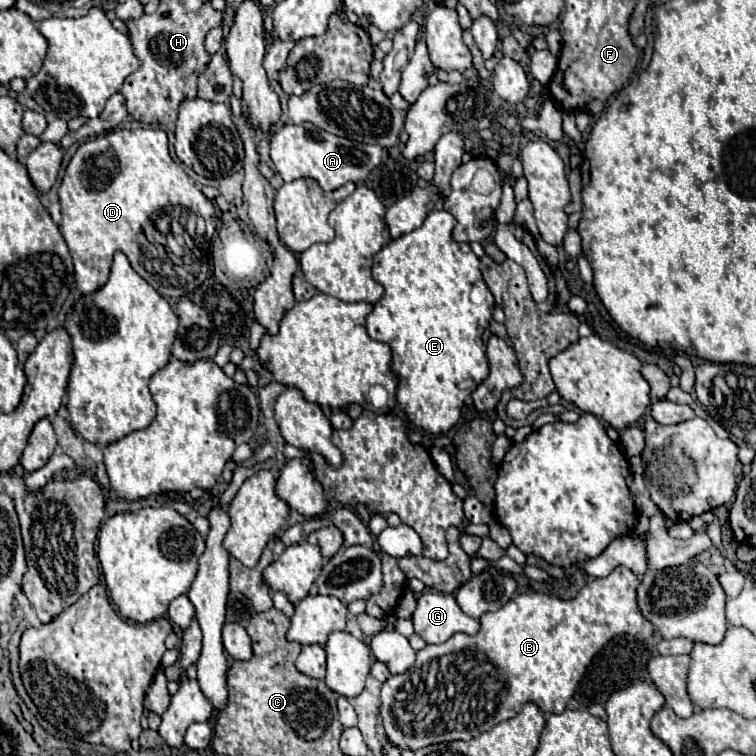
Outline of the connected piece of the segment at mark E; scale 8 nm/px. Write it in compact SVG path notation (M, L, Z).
M430 212L418 230L388 242L374 256L372 276L384 286L384 296L366 318L368 336L392 348L392 368L400 374L396 394L398 408L414 426L426 430L428 436L448 432L460 418L464 396L473 392L488 376L482 334L492 322L494 296L482 280L480 260L470 244L452 240L452 224L456 224L456 218L452 218L450 212Z

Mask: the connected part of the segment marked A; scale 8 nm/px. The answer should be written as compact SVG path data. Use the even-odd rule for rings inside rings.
M310 122L300 126L284 124L270 140L270 158L284 182L292 182L296 178L314 178L326 192L332 192L346 182L364 182L364 178L380 164L380 154L380 146L360 144L342 136L334 136Z

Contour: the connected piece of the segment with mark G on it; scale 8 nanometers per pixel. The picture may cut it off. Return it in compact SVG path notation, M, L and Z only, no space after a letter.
M434 590L422 592L412 622L416 634L428 644L442 644L456 632L476 634L480 628L478 620L460 610L454 594L442 594Z

